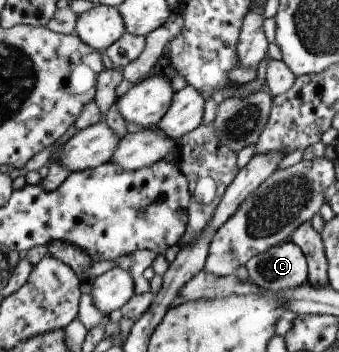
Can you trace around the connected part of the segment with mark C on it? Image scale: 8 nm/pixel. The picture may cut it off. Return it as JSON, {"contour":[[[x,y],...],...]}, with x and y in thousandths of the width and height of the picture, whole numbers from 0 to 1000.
{"contour":[[[855,682],[743,727],[720,753],[732,795],[788,827],[867,821],[906,795],[900,730],[888,707]]]}

